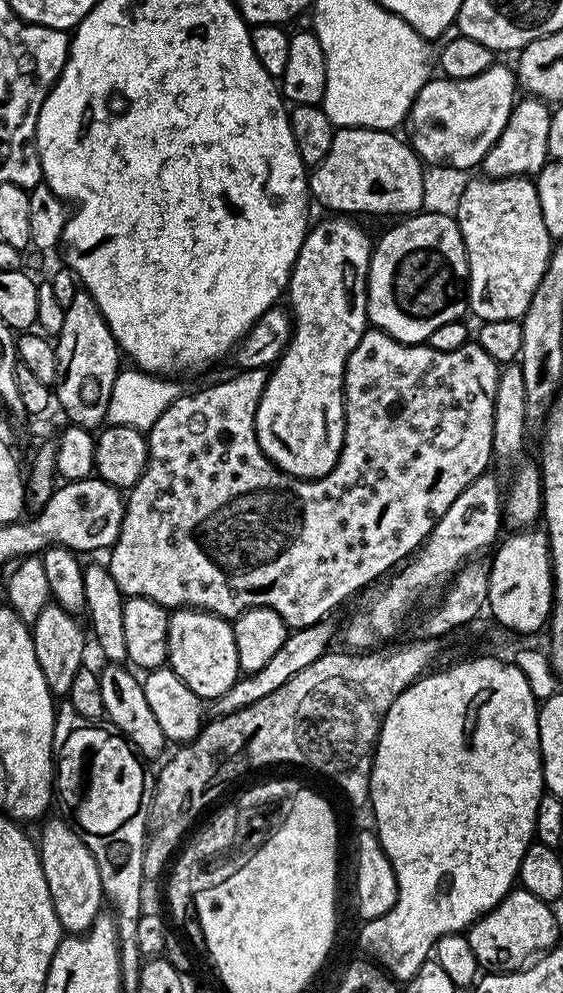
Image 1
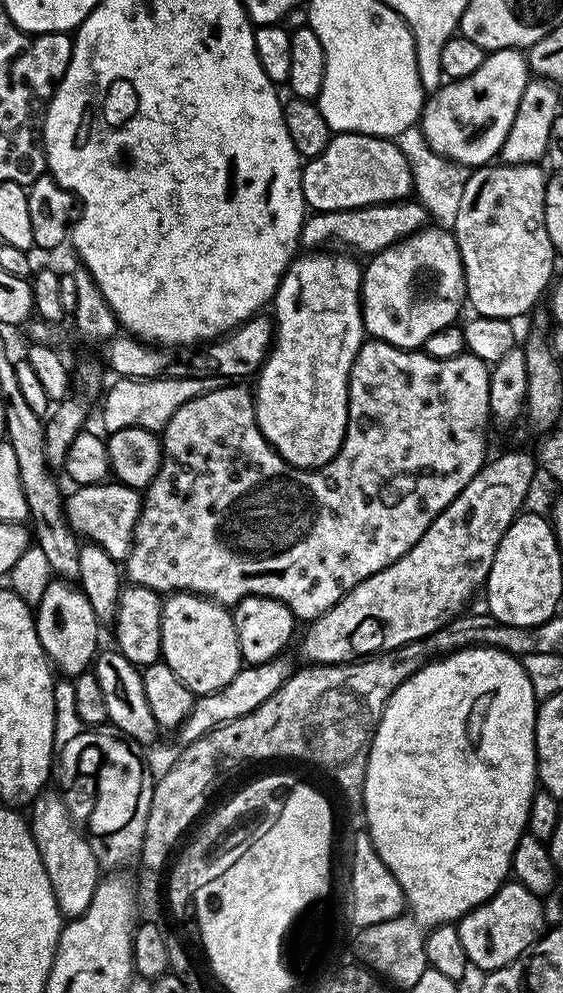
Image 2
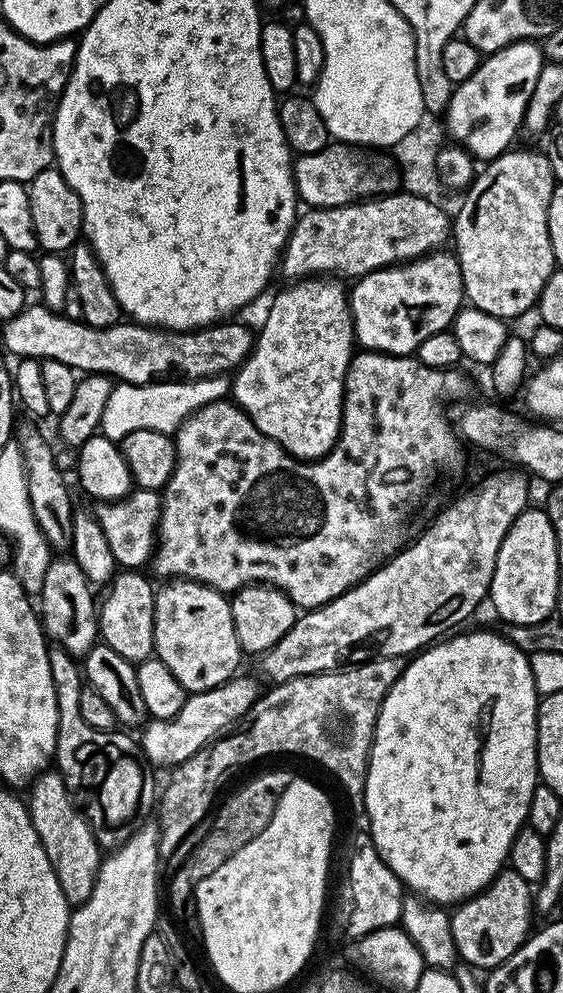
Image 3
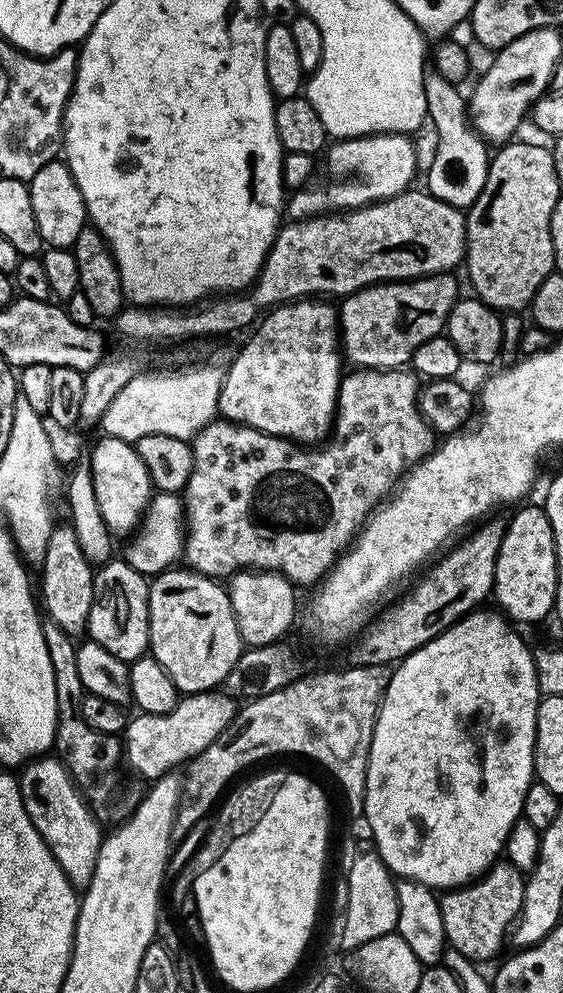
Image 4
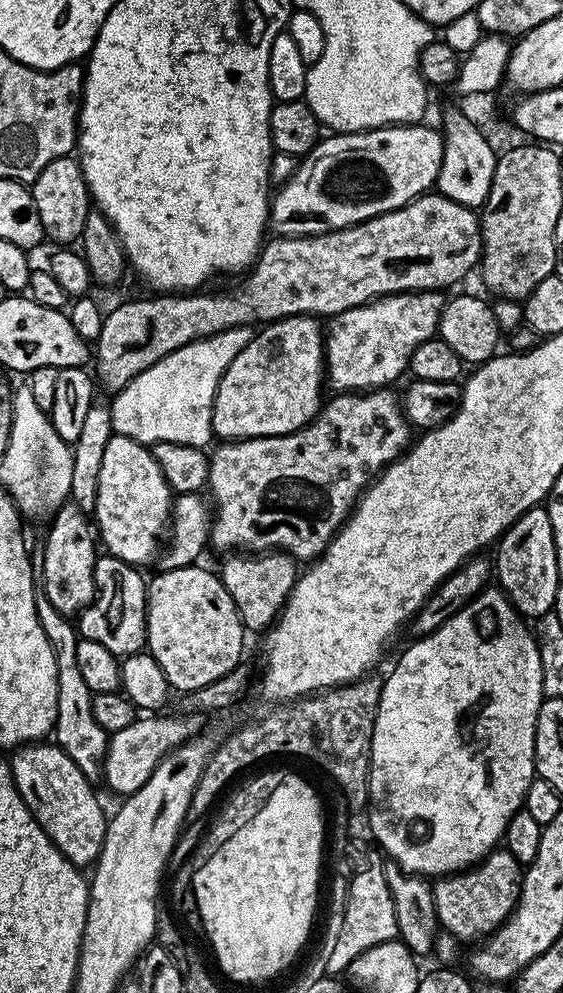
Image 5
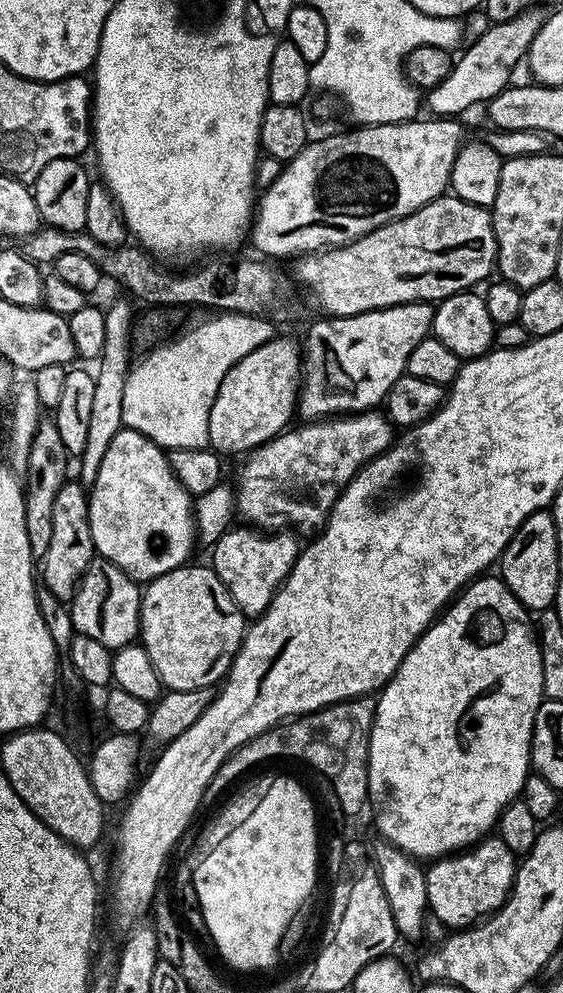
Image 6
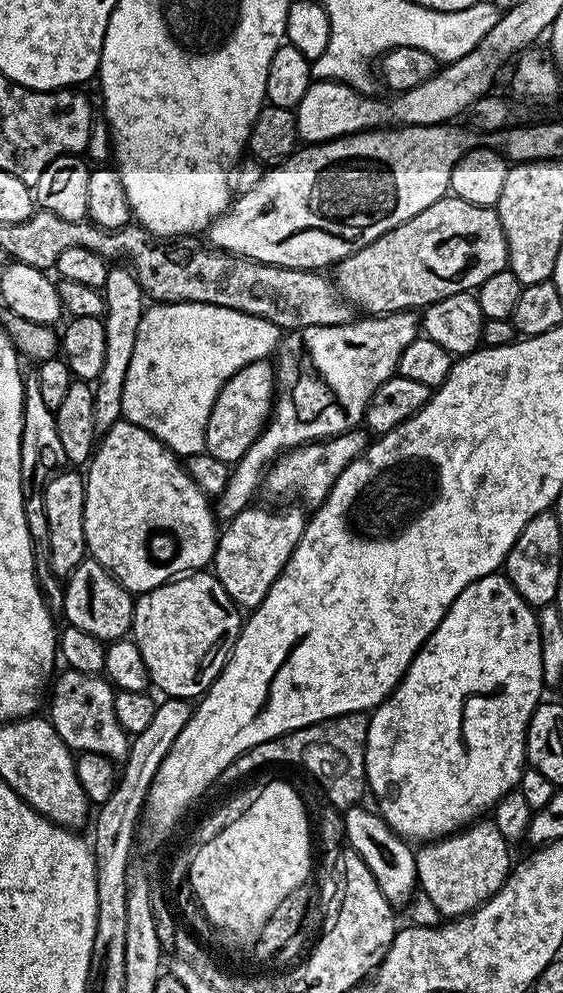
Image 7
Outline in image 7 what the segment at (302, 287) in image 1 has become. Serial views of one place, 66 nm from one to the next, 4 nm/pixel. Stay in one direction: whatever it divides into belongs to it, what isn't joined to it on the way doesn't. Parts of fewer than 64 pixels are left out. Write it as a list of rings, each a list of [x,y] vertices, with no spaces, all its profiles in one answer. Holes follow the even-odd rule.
[[[259,360],[234,374],[218,394],[214,410],[210,410],[210,422],[206,422],[206,442],[204,451],[209,452],[218,462],[236,465],[250,450],[250,446],[260,437],[260,431],[272,415],[276,378],[274,368],[268,360]]]

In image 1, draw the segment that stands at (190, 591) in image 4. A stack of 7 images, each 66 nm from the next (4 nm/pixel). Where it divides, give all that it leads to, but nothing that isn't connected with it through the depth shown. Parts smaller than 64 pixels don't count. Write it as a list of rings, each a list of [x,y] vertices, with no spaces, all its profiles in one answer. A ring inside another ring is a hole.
[[[177,608],[168,617],[168,662],[167,667],[172,669],[174,674],[178,674],[178,678],[182,678],[182,682],[186,682],[186,686],[190,686],[190,690],[194,690],[194,694],[198,694],[201,700],[205,702],[215,702],[219,696],[226,694],[226,690],[230,690],[230,686],[234,686],[240,679],[242,673],[238,666],[238,646],[234,646],[234,630],[231,623],[225,617],[215,616],[212,612],[202,612],[199,608]]]

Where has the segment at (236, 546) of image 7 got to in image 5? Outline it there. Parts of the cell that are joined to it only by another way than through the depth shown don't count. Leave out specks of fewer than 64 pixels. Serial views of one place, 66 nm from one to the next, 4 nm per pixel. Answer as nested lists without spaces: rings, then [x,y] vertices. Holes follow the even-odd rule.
[[[275,550],[263,554],[232,554],[225,560],[228,561],[218,568],[218,575],[230,598],[234,598],[241,622],[249,633],[263,633],[276,623],[292,587],[296,585],[297,561],[288,553]]]

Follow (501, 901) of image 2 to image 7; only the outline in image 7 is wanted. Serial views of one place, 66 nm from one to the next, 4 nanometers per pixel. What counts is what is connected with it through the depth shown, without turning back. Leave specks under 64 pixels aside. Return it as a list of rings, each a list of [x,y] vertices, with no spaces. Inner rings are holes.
[[[481,818],[450,836],[429,840],[416,854],[419,891],[444,915],[441,917],[466,916],[498,894],[514,867],[511,851],[491,818]]]

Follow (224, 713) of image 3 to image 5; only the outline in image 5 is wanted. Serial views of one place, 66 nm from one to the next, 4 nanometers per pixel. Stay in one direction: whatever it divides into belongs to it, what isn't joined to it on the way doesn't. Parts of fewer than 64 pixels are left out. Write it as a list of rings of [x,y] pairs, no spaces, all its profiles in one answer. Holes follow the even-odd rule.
[[[144,714],[130,726],[111,733],[108,738],[108,749],[104,755],[104,767],[102,769],[102,780],[108,783],[112,792],[117,792],[120,798],[133,796],[154,774],[154,770],[160,765],[165,756],[169,756],[175,748],[180,748],[189,740],[201,735],[200,727],[203,726],[205,717],[200,714],[179,714],[180,716],[160,716],[164,714]]]

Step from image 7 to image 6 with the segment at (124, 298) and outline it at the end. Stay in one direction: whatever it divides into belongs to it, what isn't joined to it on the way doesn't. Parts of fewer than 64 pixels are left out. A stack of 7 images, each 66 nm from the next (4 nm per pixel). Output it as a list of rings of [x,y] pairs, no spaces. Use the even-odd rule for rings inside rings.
[[[127,299],[120,300],[117,304],[107,305],[104,317],[106,318],[106,342],[102,346],[98,357],[100,369],[95,369],[94,398],[92,399],[92,412],[90,414],[90,426],[86,433],[86,450],[78,457],[80,464],[79,483],[90,486],[94,478],[98,478],[98,466],[102,466],[102,457],[114,442],[114,434],[118,434],[124,427],[122,418],[122,394],[126,390],[126,378],[130,367],[129,344],[132,343],[134,332],[134,315],[132,308],[127,304]]]

